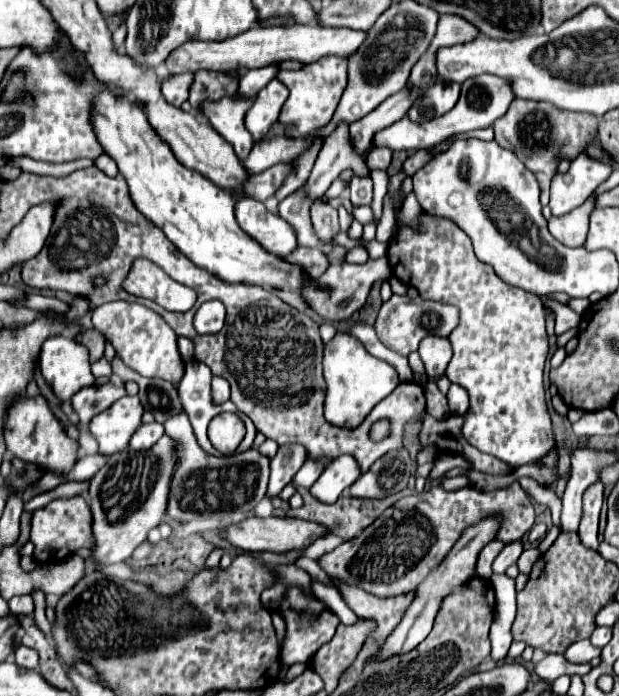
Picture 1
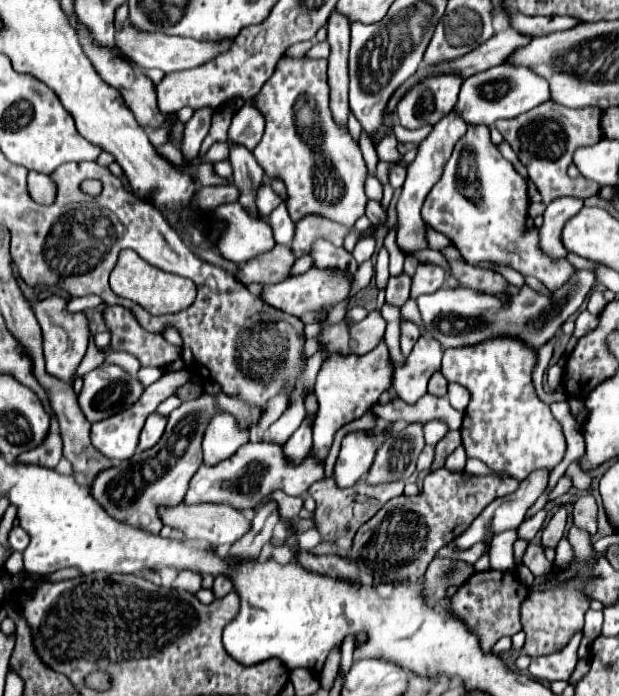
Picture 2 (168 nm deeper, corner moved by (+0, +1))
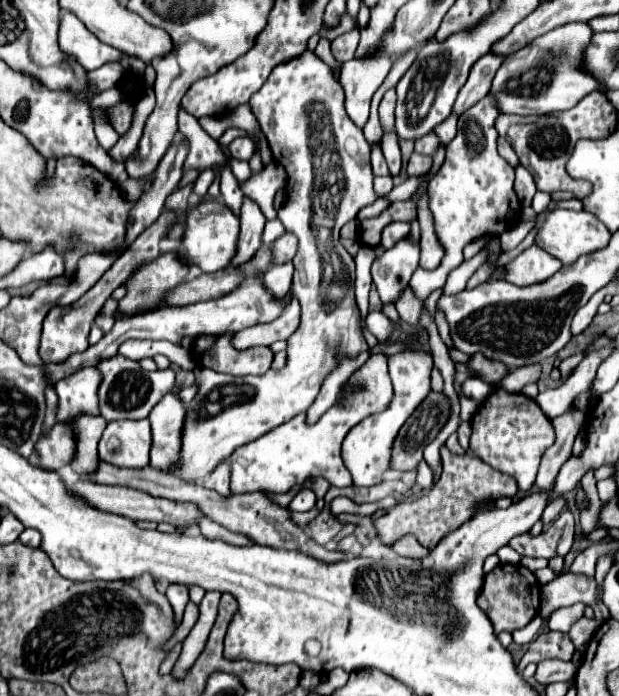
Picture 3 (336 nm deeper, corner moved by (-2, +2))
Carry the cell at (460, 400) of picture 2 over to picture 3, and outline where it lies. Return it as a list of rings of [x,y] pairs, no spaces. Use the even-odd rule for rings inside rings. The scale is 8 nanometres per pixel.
[[[466,379],[464,383],[462,383],[462,389],[464,389],[464,393],[468,395],[468,397],[472,397],[472,399],[476,399],[476,401],[484,401],[488,395],[490,395],[490,391],[492,391],[492,387],[486,383],[486,381],[480,381],[480,379]]]

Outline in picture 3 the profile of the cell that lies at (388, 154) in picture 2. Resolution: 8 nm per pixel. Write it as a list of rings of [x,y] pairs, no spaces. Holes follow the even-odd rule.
[[[388,89],[380,101],[380,123],[384,131],[394,129],[394,107],[396,107],[396,91]]]

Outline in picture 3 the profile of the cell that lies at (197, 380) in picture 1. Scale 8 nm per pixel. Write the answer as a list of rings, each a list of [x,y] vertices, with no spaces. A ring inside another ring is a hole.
[[[228,463],[218,465],[216,471],[204,481],[204,487],[220,493],[222,497],[230,497],[232,493],[230,493],[230,467],[228,467]]]

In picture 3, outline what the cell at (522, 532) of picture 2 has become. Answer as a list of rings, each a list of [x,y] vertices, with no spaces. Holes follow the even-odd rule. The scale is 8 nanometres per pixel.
[[[560,495],[560,497],[554,497],[548,505],[546,505],[546,511],[542,513],[542,521],[548,525],[552,519],[556,519],[560,515],[560,511],[566,507],[566,497]]]

